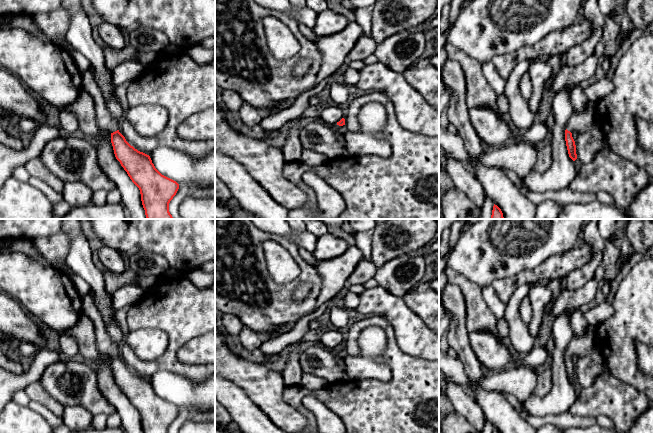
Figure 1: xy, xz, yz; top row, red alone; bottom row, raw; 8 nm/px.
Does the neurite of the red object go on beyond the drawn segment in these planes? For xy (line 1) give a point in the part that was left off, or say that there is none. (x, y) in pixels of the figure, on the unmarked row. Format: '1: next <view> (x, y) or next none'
1: next xy (106, 347)

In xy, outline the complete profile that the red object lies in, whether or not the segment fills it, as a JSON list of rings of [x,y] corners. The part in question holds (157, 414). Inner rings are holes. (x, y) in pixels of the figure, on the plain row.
[[[90,295],[83,296],[82,314],[88,316],[95,328],[95,339],[100,354],[111,358],[116,383],[139,412],[144,433],[169,433],[179,408],[162,399],[149,379],[131,370],[119,356],[121,343],[111,340],[101,313]]]

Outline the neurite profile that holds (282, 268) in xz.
[[[265,241],[262,250],[270,277],[277,285],[282,286],[298,278],[301,273],[300,267],[281,245]]]

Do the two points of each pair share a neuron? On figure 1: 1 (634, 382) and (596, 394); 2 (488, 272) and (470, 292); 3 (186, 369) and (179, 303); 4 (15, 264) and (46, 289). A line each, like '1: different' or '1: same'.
1: different
2: different
3: same
4: same

